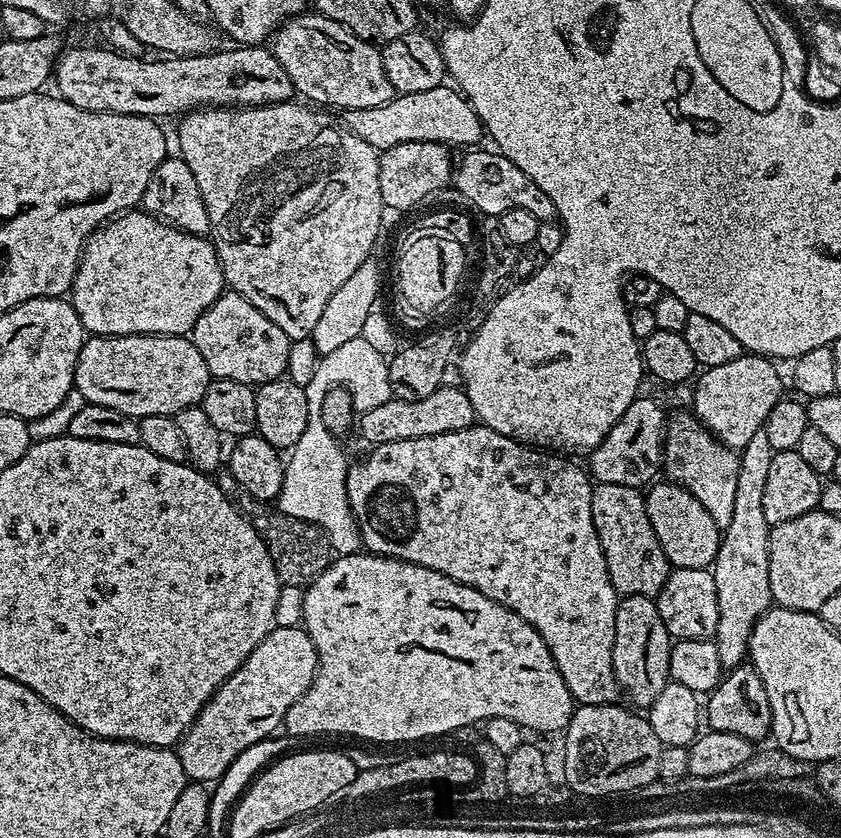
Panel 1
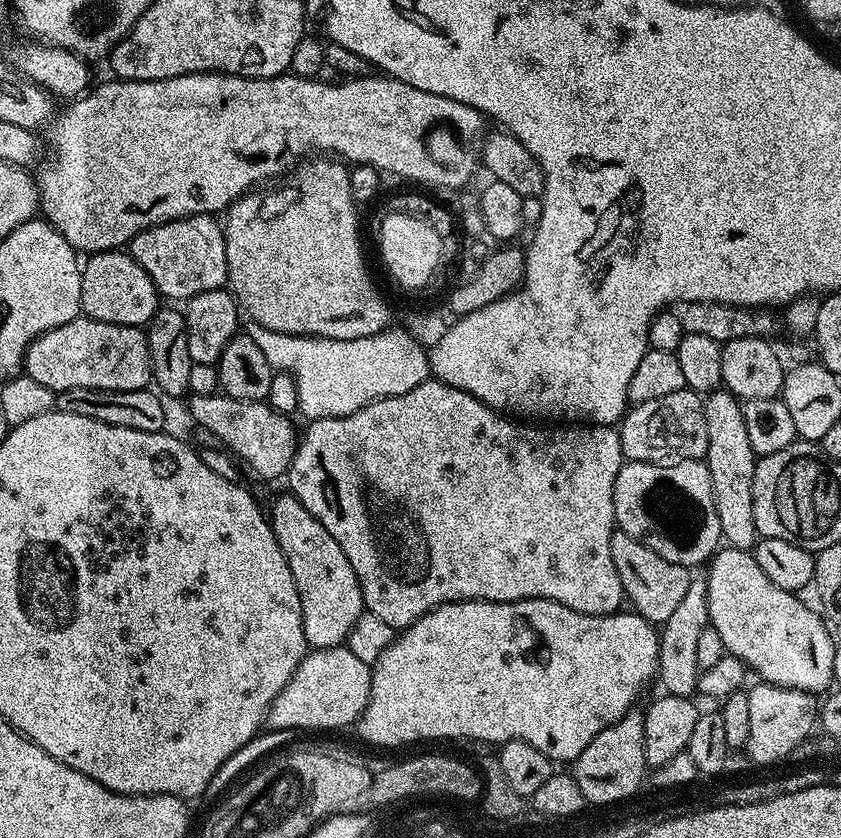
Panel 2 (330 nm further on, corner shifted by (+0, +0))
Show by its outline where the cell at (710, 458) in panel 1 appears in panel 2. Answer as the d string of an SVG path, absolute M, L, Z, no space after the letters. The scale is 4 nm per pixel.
M694 578L690 582L690 590L686 590L686 598L682 598L681 604L674 609L674 614L666 618L666 622L659 629L660 653L658 654L658 684L661 684L663 691L670 696L691 697L697 691L700 683L702 669L698 666L698 638L702 630L706 630L708 623L708 581L704 578Z

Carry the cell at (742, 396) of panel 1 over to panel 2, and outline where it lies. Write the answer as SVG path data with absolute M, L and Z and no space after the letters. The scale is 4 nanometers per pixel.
M717 390L704 400L706 414L706 438L708 455L706 463L710 470L714 502L718 510L721 537L731 547L751 549L758 539L754 522L754 470L756 469L756 451L750 446L746 435L746 418L741 401L727 390Z

